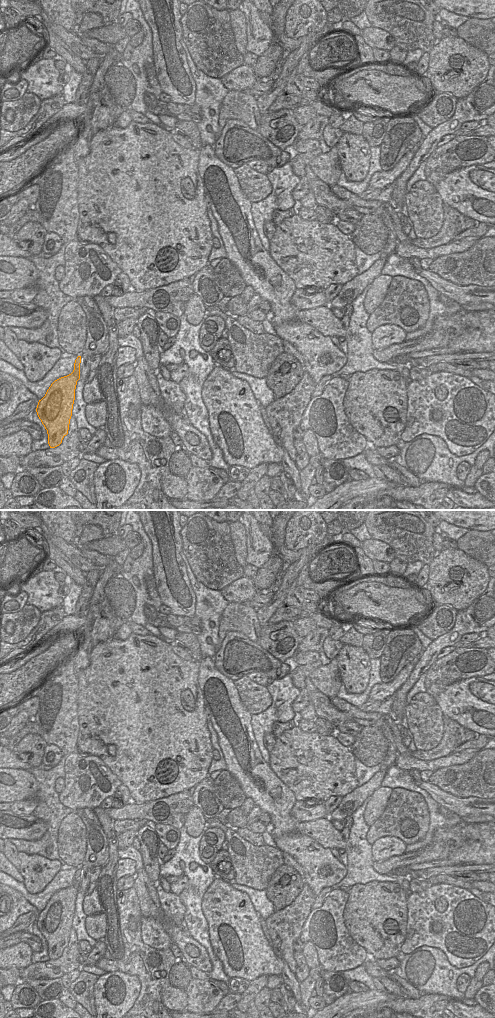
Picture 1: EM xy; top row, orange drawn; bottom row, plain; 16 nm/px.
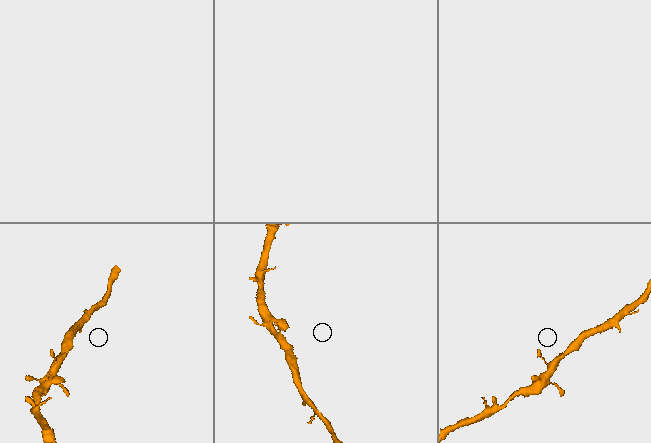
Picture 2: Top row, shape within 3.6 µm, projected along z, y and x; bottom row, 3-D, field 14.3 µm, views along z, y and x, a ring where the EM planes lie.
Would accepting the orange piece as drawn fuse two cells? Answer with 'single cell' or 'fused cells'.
single cell

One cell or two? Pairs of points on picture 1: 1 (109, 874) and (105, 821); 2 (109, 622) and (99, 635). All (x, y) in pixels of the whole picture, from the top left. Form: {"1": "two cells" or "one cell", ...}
{"1": "one cell", "2": "one cell"}

